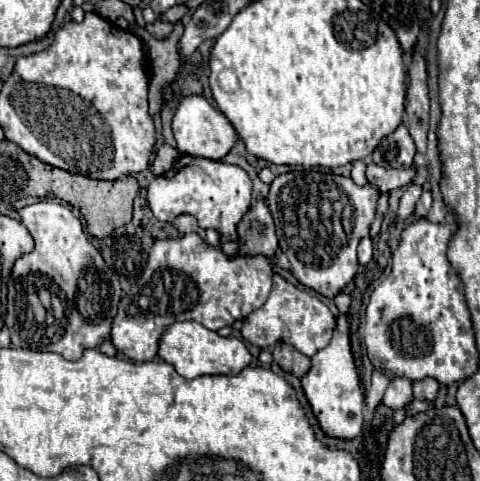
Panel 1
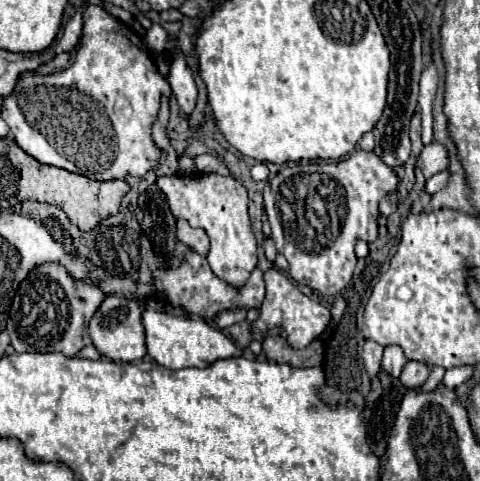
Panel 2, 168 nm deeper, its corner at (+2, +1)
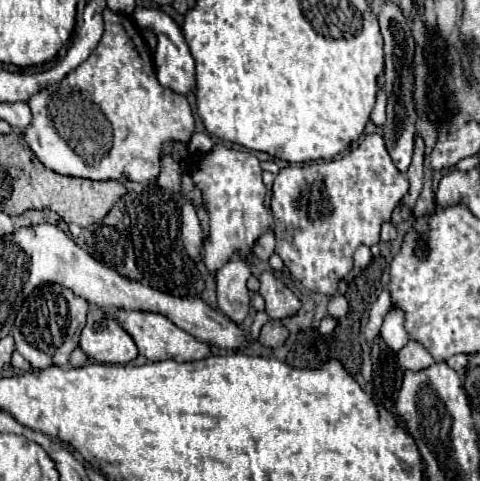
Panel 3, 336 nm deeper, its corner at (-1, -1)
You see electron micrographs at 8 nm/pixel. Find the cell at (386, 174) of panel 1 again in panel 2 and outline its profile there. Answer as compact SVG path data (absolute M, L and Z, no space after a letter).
M432 141L430 145L426 145L420 153L420 159L418 159L418 165L424 173L426 179L430 179L434 173L438 171L444 171L448 167L448 151L446 151L446 145L442 143L436 143Z

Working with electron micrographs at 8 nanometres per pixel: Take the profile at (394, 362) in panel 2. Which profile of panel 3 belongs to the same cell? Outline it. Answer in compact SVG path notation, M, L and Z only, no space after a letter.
M391 309L387 315L385 315L385 321L383 321L383 327L381 327L381 337L383 341L387 343L387 347L391 351L401 351L407 341L409 341L409 335L407 331L403 329L403 313L399 313L399 309Z

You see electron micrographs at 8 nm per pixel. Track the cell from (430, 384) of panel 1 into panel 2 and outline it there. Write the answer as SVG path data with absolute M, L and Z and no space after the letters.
M408 361L404 365L404 371L400 375L400 381L402 385L406 387L418 387L418 385L424 385L424 381L428 379L428 365L426 363L416 363L416 361Z

